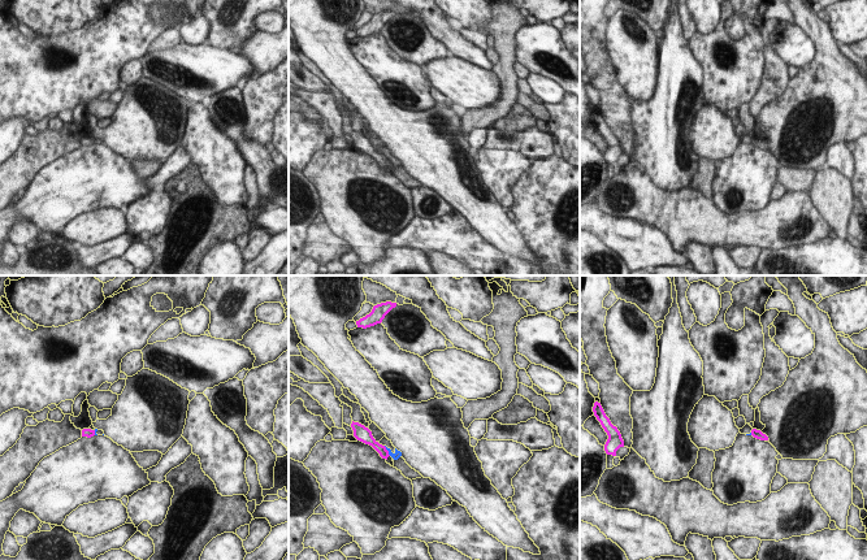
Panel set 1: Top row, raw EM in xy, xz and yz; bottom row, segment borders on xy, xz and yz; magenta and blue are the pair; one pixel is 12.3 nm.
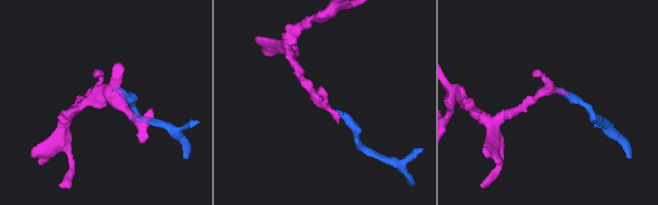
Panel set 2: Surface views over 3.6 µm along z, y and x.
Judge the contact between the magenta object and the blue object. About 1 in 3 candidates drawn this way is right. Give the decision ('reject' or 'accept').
reject

